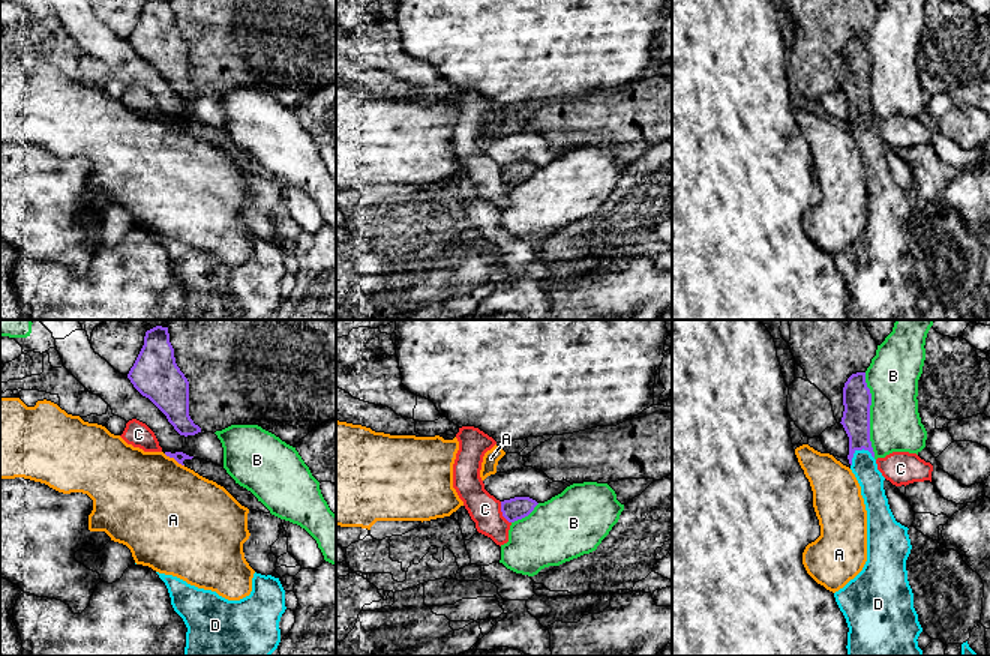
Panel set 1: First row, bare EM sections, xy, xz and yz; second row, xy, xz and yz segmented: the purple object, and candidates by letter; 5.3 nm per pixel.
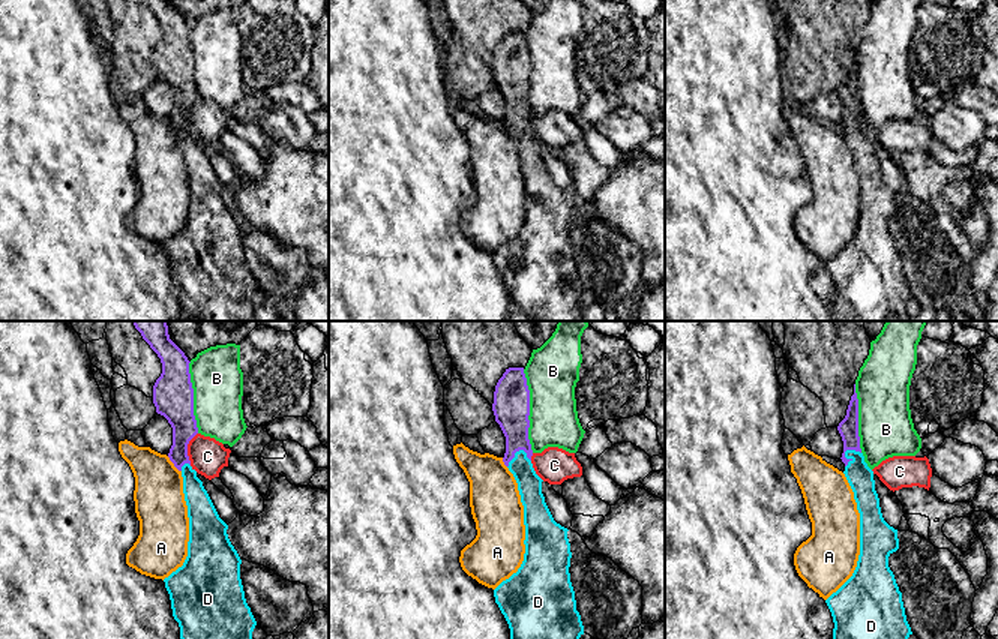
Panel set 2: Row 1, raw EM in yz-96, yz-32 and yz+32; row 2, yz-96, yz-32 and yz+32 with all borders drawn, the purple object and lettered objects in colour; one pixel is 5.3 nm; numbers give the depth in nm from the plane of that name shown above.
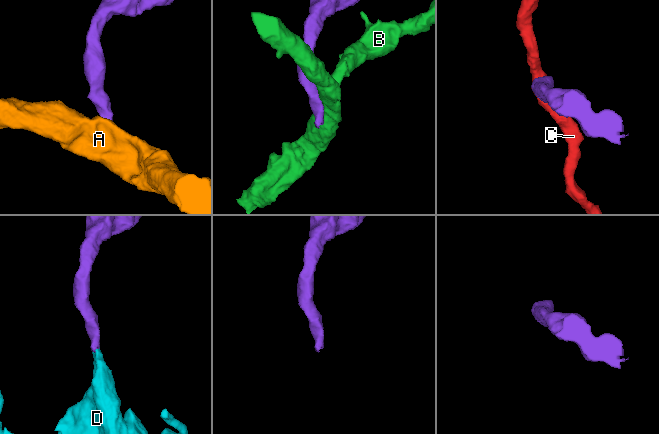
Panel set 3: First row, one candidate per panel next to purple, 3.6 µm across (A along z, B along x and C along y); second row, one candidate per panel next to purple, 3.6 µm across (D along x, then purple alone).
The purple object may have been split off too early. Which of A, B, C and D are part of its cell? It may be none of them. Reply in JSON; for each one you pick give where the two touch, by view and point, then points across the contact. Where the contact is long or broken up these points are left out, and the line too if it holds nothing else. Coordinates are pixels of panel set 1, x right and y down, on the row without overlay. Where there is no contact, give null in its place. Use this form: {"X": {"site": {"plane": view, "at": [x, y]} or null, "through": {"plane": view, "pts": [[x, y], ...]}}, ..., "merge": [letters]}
{"D": {"site": {"plane": "yz", "at": [857, 113]}, "through": {"plane": "yz", "pts": [[855, 84], [857, 113], [864, 131]]}}, "merge": ["D"]}

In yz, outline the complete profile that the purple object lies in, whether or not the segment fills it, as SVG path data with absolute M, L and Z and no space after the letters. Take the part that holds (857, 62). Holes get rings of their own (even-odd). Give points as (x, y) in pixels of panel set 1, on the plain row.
M866 36L852 38L843 51L842 89L849 101L849 128L855 138L867 174L867 225L862 234L834 257L848 296L848 320L922 320L918 300L922 291L914 272L914 257L908 245L906 224L912 209L908 191L896 185L884 153L885 141L878 134L870 105L872 57Z

